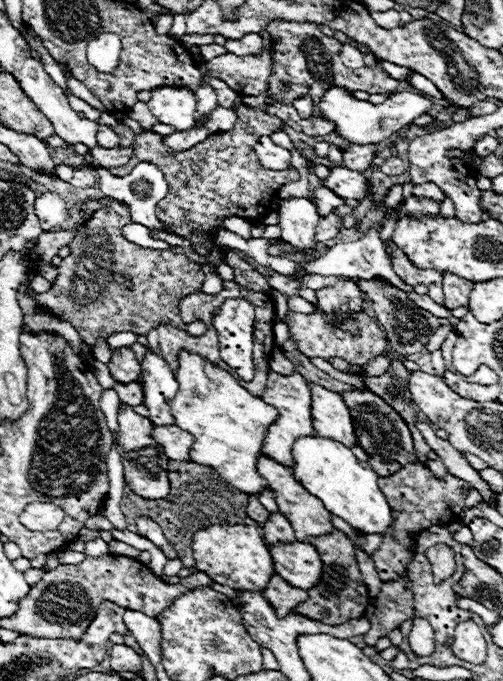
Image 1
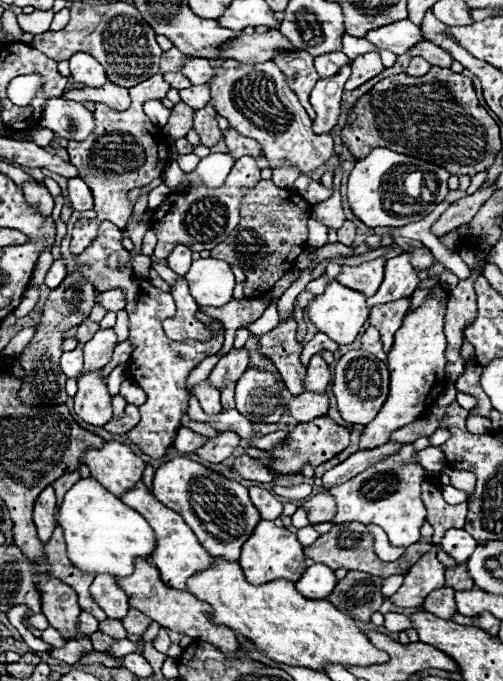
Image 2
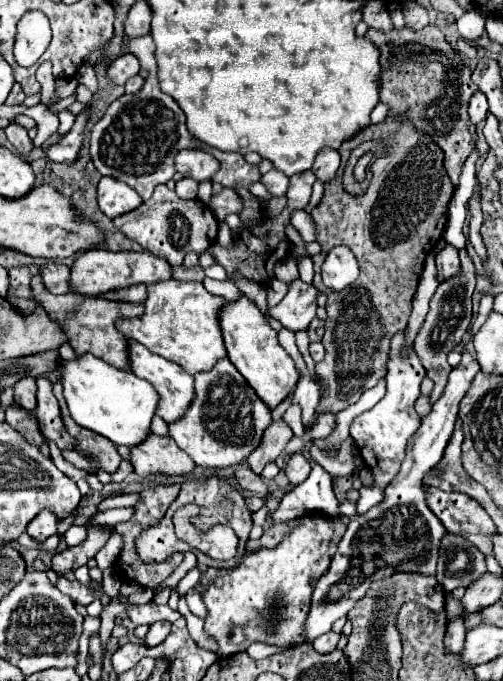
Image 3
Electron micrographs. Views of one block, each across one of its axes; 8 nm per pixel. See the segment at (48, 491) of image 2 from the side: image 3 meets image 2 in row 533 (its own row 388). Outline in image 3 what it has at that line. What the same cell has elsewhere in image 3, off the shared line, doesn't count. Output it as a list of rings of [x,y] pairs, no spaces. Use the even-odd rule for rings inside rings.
[[[46,376],[36,378],[36,386],[38,386],[38,408],[36,408],[36,418],[38,418],[38,426],[40,432],[58,444],[60,450],[68,448],[74,450],[76,448],[76,440],[64,430],[62,418],[60,418],[60,408],[58,408],[58,400],[52,392],[52,382]]]

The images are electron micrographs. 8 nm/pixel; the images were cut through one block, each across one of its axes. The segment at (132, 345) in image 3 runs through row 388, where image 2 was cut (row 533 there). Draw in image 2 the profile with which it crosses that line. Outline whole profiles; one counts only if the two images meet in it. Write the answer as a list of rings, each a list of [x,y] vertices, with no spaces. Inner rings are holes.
[[[138,482],[138,486],[130,492],[126,492],[126,496],[122,496],[122,502],[126,506],[130,506],[132,510],[136,510],[138,514],[142,514],[146,518],[146,522],[154,528],[158,546],[152,554],[152,562],[156,564],[156,568],[160,570],[160,578],[166,586],[174,588],[174,590],[188,590],[186,582],[190,576],[204,572],[210,568],[210,564],[214,564],[214,558],[200,546],[198,538],[194,536],[194,532],[184,524],[184,520],[172,512],[170,508],[166,508],[164,504],[160,504],[144,486],[144,482]]]

